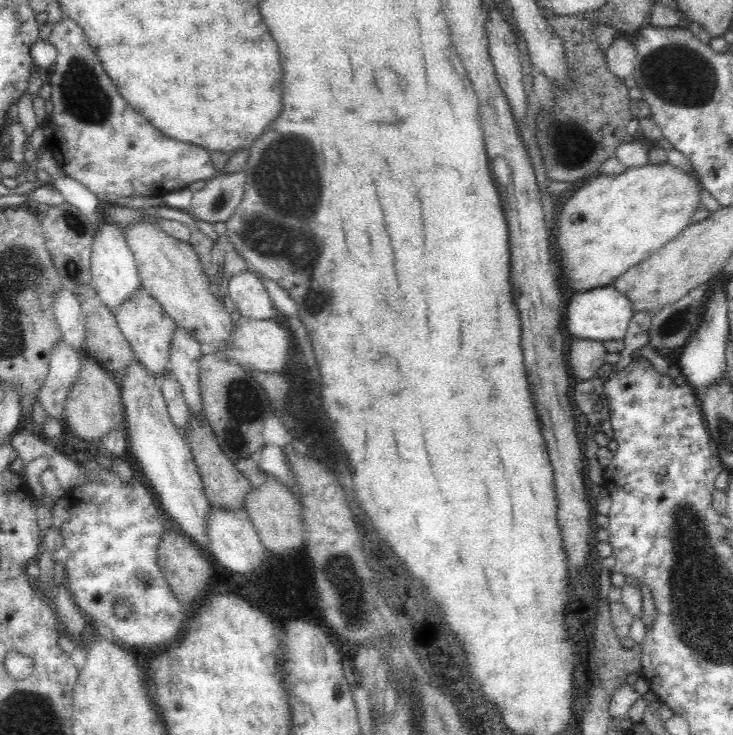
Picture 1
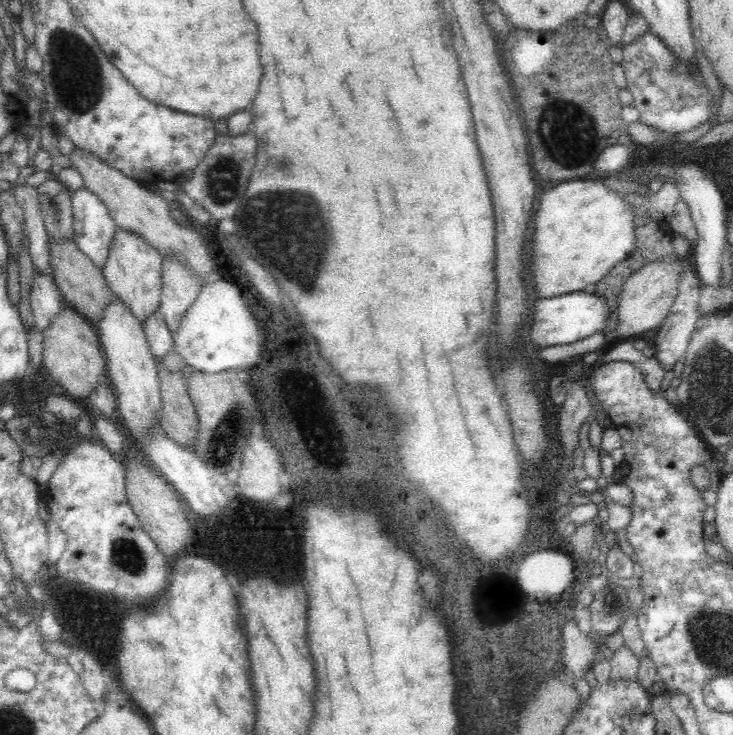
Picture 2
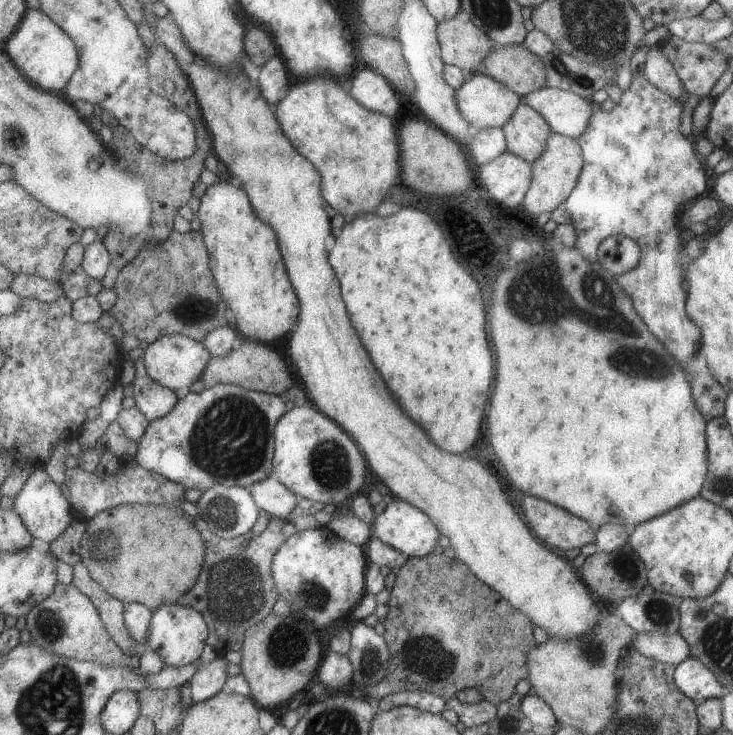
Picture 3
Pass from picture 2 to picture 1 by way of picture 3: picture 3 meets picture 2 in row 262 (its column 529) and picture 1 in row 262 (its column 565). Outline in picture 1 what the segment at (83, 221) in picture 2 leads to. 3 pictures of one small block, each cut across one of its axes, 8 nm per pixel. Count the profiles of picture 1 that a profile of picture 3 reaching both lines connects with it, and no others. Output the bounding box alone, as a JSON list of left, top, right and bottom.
[91,220,142,316]

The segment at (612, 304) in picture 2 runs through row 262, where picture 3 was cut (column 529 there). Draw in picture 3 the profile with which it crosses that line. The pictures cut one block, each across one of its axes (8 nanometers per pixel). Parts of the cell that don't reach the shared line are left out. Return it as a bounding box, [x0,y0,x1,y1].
[354,553,535,710]

